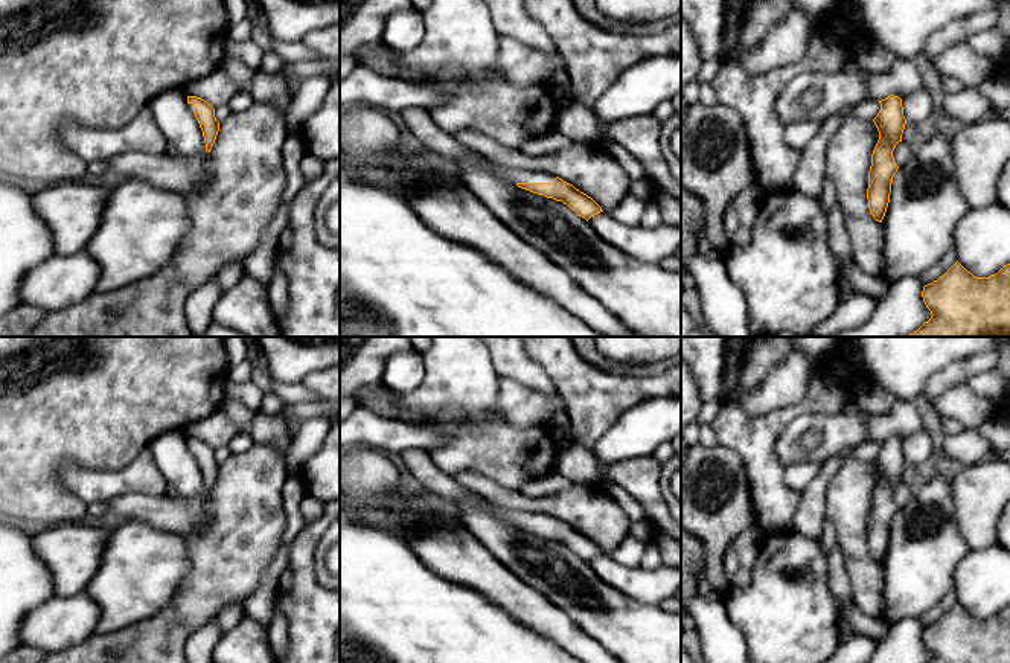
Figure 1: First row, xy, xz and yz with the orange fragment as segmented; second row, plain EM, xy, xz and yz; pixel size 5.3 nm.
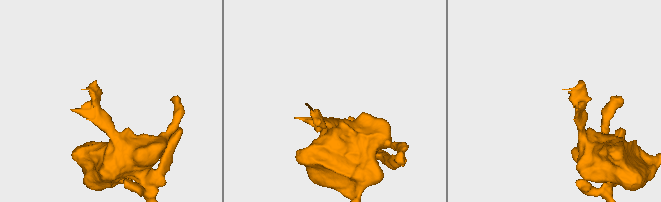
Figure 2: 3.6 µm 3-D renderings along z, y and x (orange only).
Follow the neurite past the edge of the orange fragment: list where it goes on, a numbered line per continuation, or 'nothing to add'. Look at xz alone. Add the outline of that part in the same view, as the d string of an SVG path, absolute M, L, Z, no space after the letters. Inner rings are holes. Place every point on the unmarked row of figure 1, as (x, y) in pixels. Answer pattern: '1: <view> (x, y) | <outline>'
1: xz (511, 515) | M492 504L492 512L510 524L553 524L556 517L533 514L526 511L507 509Z

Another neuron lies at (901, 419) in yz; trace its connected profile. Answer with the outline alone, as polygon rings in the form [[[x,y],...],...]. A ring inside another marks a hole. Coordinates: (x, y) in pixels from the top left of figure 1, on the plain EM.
[[[853,398],[844,404],[841,413],[858,415],[867,428],[868,439],[876,442],[891,436],[903,440],[913,433],[926,431],[916,401],[896,399],[887,412],[873,415],[864,412],[858,399]]]

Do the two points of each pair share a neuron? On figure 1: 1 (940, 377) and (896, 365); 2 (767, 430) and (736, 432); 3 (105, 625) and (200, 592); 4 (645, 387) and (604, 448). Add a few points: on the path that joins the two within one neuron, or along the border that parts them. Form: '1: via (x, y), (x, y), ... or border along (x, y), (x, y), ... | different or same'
1: border along (965, 360), (936, 371), (919, 397) | different
2: via (759, 432), (744, 432) | same
3: border along (189, 572), (174, 599), (139, 622) | different
4: border along (664, 397), (655, 397), (629, 407), (604, 432) | different

